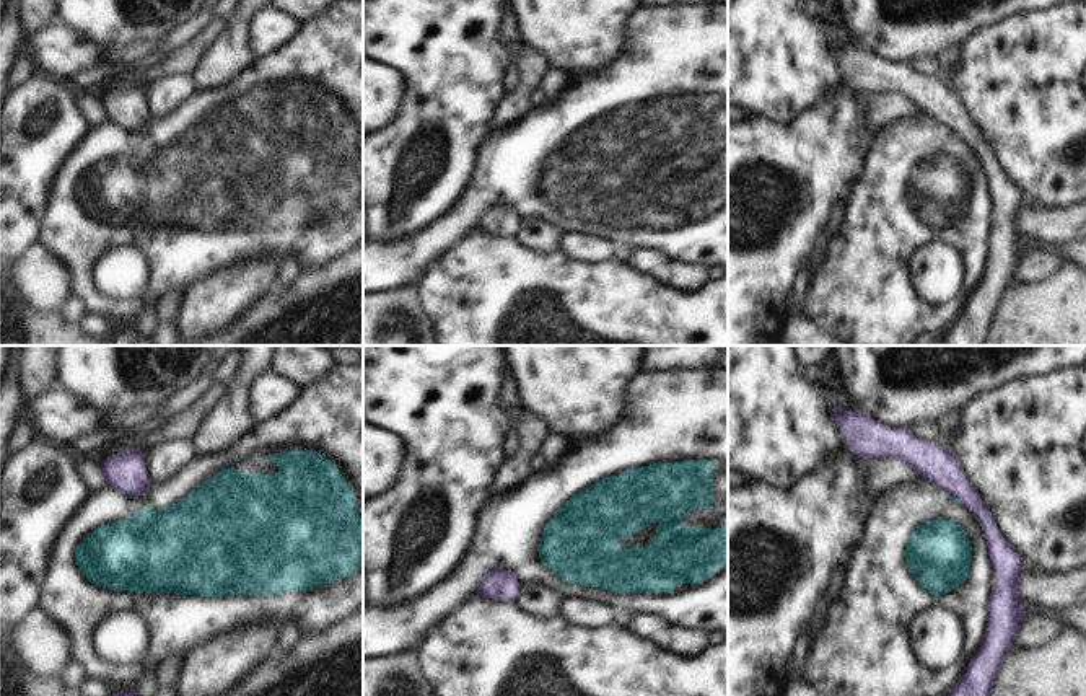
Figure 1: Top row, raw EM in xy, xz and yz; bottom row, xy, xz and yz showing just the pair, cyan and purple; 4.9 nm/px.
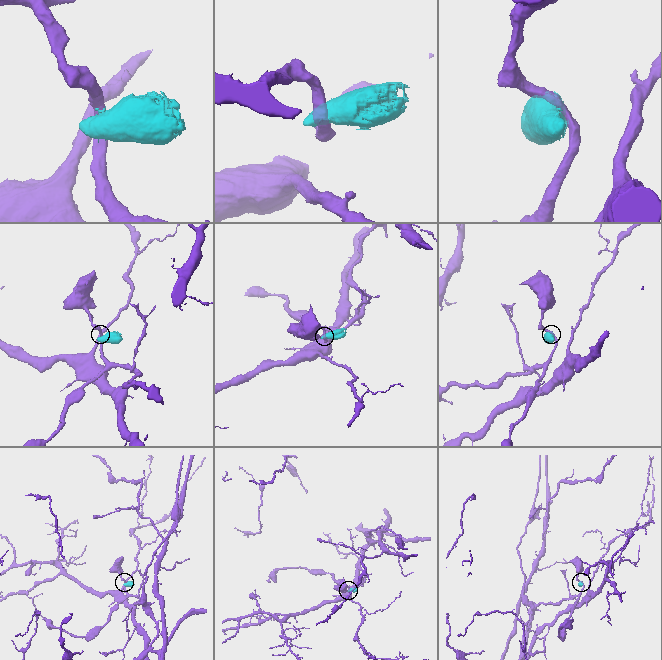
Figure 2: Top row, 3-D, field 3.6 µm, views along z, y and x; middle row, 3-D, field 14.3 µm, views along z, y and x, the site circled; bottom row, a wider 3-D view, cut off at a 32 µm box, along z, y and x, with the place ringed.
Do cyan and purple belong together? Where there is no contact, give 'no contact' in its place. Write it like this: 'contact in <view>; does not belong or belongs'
contact in yz; does not belong

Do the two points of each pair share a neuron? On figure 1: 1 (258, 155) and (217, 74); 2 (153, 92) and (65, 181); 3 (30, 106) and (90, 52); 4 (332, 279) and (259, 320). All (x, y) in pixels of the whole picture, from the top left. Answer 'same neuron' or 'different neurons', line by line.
1: different neurons
2: different neurons
3: different neurons
4: same neuron

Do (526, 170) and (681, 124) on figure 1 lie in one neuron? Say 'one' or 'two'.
one

